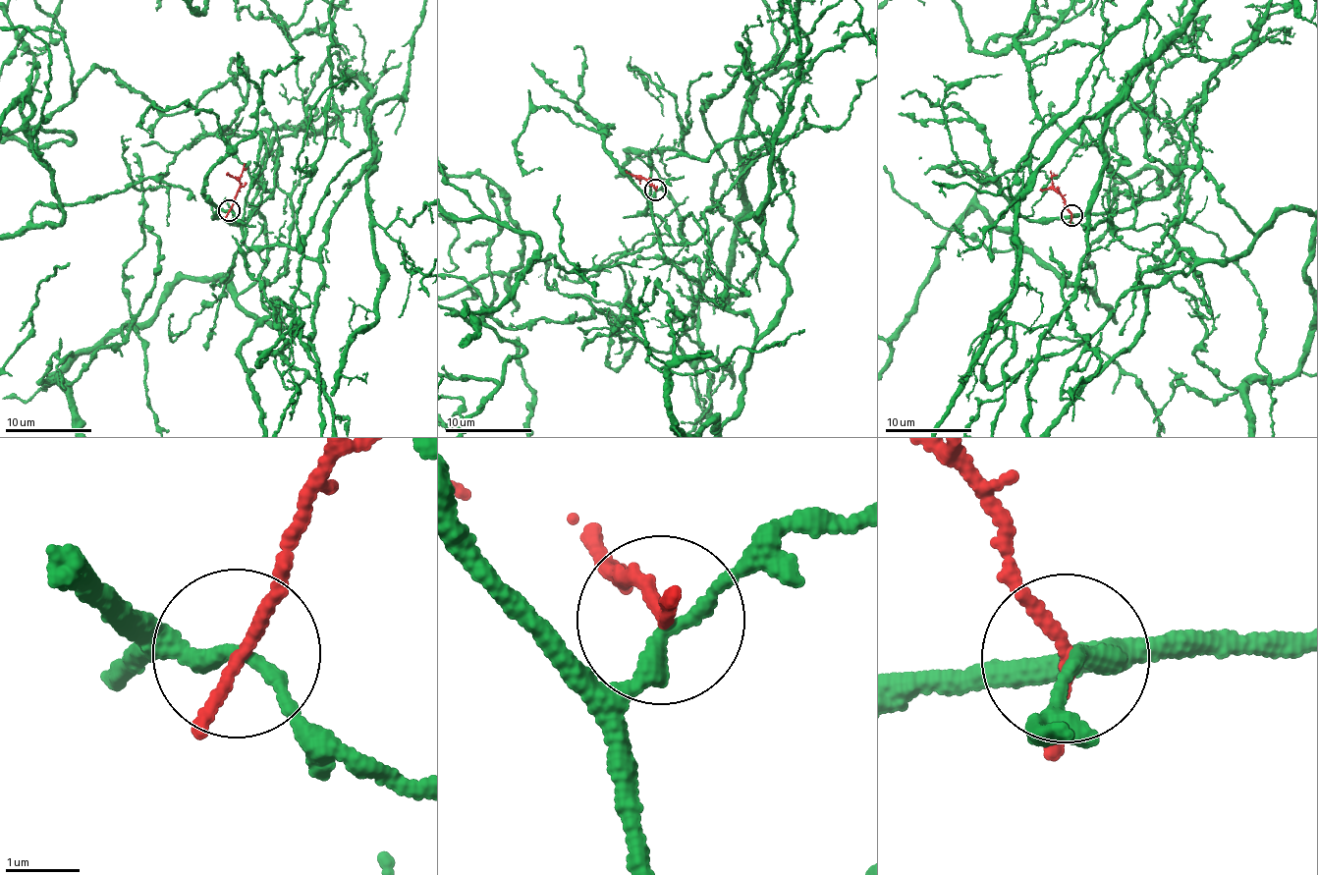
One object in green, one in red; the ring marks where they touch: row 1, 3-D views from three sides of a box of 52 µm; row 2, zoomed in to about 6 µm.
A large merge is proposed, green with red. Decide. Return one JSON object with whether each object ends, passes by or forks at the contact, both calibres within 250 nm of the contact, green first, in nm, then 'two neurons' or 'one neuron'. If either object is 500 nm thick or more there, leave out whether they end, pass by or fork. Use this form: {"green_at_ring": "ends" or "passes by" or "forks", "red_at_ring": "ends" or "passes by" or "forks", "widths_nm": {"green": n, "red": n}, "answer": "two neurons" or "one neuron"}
{"green_at_ring": "passes by", "red_at_ring": "passes by", "widths_nm": {"green": 200, "red": 140}, "answer": "two neurons"}

